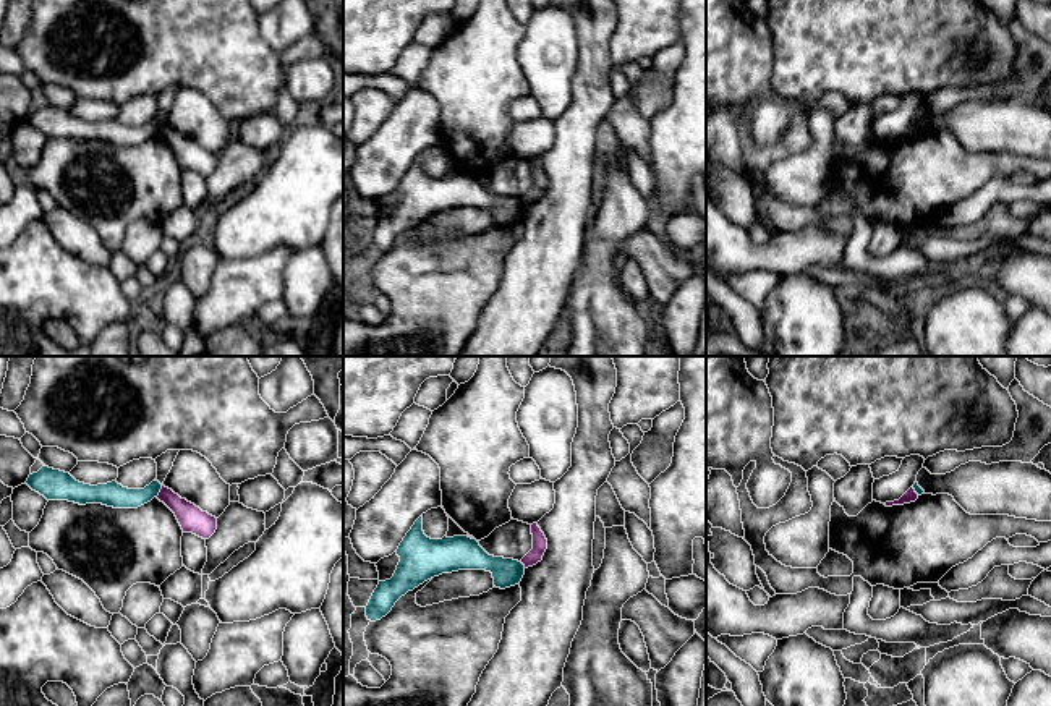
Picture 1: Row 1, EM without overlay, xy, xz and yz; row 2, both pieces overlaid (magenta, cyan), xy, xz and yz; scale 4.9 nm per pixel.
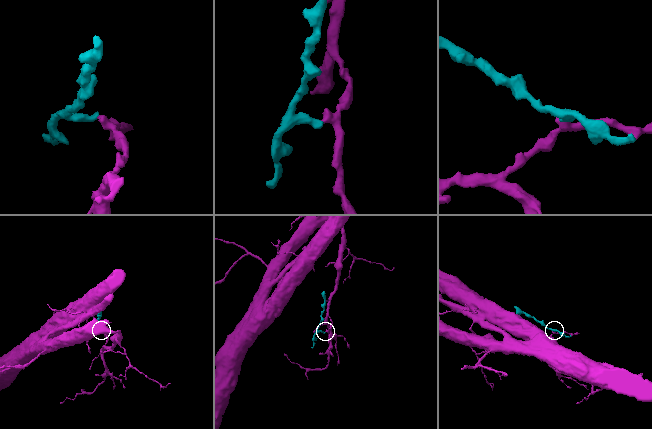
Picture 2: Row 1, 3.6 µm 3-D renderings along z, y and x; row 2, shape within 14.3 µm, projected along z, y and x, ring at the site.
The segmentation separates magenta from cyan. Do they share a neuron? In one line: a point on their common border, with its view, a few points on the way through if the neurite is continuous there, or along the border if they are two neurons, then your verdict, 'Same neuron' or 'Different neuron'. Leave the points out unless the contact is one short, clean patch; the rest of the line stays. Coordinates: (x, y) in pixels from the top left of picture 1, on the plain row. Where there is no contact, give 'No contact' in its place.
Touches magenta at xy (161, 128). Boundary: xy (162, 123), (156, 133). Different neuron

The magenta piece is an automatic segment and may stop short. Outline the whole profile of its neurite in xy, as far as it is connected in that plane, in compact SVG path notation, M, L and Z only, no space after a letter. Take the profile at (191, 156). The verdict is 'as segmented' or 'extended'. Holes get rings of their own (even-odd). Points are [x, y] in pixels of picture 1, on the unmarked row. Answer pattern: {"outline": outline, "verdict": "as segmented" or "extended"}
{"outline": "M162 123L157 136L175 151L183 170L193 170L202 176L209 176L215 170L217 155L181 136L172 126Z", "verdict": "as segmented"}

